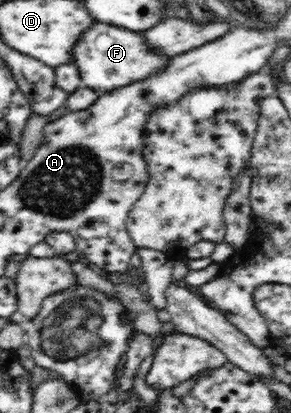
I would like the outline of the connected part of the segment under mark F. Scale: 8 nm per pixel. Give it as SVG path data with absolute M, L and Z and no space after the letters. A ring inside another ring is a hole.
M93 22L84 31L85 35L73 45L73 57L79 70L82 87L97 91L111 91L129 85L137 80L145 79L162 70L171 58L153 52L147 42L138 34L125 27L117 27L108 23Z

